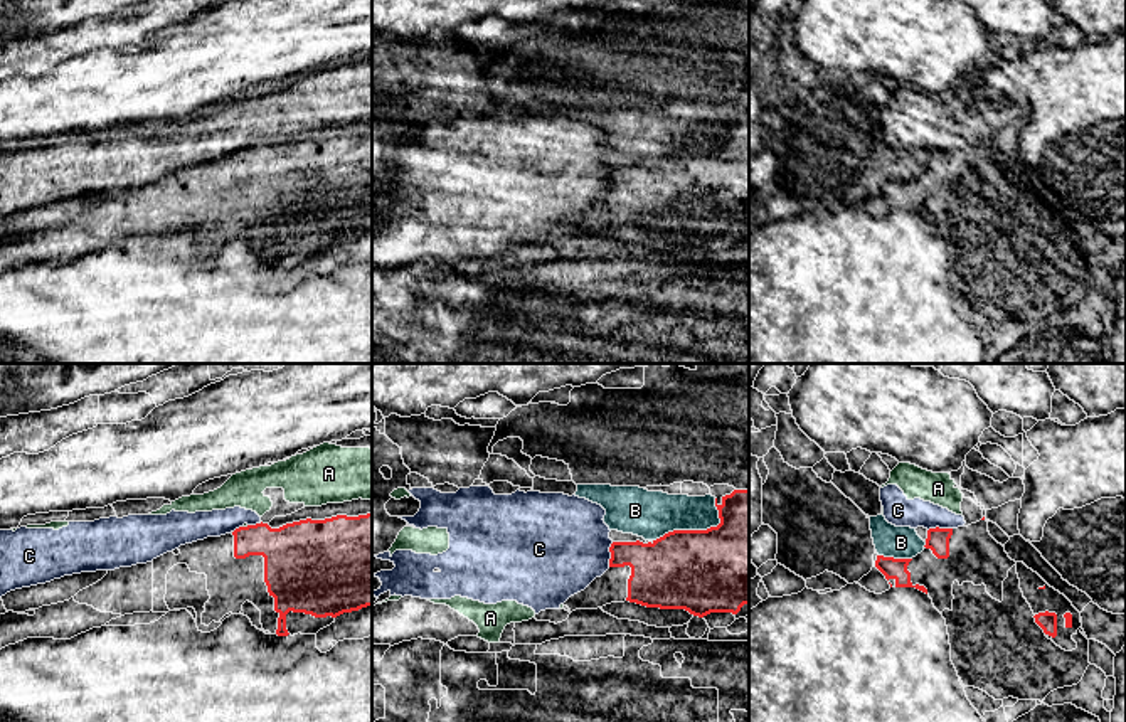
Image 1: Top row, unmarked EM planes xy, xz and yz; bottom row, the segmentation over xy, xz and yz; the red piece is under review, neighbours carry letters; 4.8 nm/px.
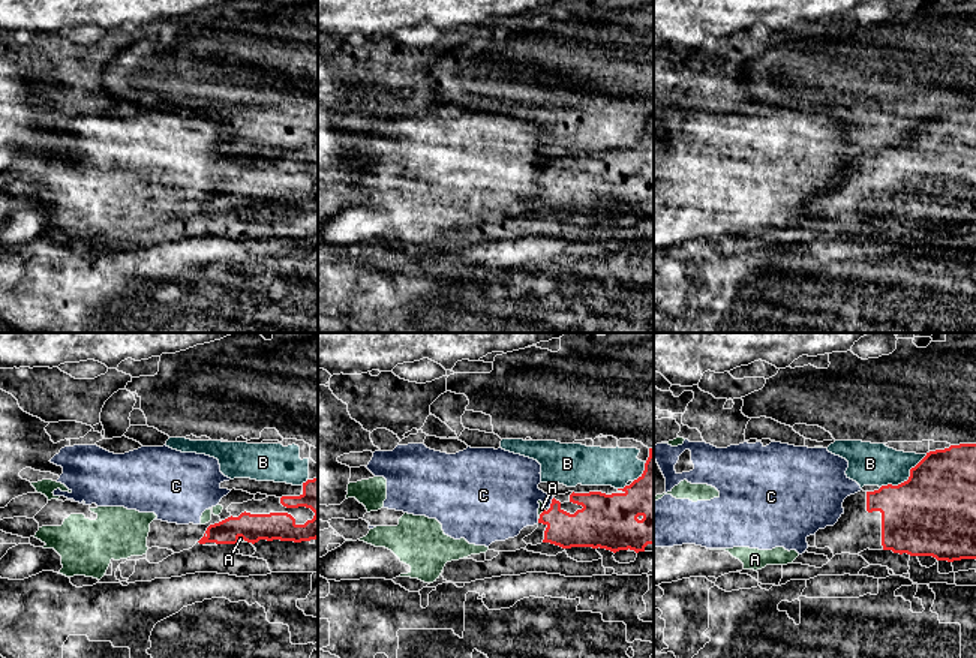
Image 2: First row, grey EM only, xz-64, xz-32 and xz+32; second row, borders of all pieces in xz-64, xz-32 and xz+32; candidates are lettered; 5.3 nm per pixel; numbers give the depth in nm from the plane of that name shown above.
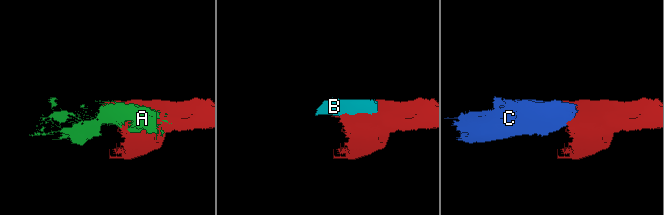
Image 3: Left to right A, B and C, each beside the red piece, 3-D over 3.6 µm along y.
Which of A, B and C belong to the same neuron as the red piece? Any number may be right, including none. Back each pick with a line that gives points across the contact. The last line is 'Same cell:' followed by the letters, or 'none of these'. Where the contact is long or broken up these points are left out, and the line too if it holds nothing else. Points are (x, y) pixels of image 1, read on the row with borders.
Same cell: none of these

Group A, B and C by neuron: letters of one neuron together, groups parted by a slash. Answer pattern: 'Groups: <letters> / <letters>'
Groups: A C / B

